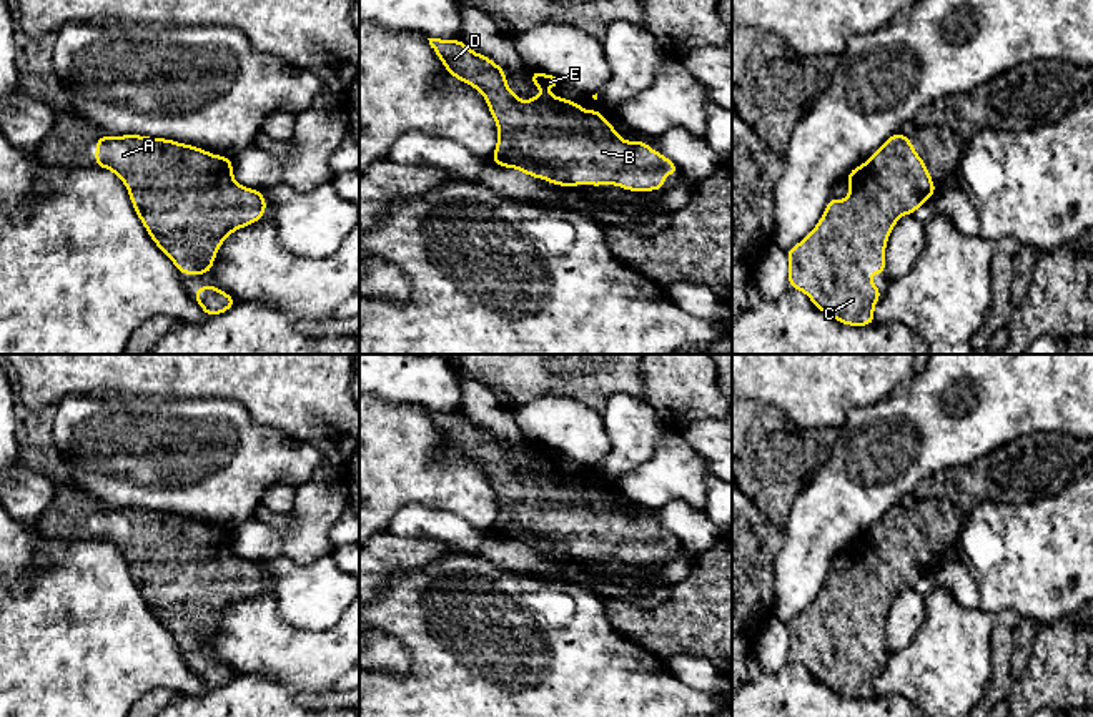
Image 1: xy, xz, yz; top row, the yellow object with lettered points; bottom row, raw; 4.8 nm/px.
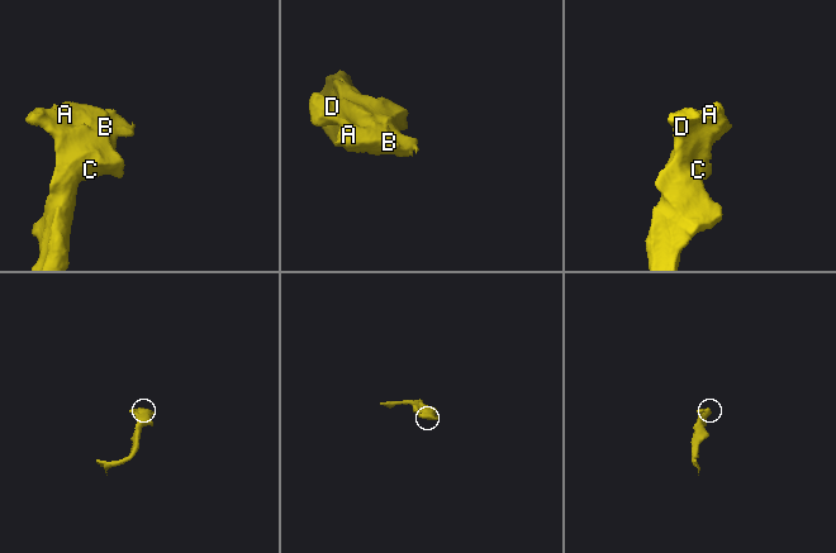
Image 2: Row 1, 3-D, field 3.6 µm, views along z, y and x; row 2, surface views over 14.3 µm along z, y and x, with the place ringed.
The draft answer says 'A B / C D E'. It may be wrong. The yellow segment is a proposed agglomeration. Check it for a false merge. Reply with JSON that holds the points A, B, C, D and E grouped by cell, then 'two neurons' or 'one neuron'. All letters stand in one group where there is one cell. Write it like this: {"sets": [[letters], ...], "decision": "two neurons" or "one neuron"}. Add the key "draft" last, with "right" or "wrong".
{"sets": [["A", "B", "C", "D", "E"]], "decision": "one neuron", "draft": "wrong"}

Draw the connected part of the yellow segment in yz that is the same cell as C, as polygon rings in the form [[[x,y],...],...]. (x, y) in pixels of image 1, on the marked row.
[[[895,131],[863,165],[847,173],[848,203],[830,196],[817,226],[795,246],[789,258],[789,289],[804,291],[817,309],[847,326],[875,324],[873,306],[882,298],[867,273],[885,274],[888,236],[905,215],[915,211],[938,190],[928,166],[915,151],[912,140]]]

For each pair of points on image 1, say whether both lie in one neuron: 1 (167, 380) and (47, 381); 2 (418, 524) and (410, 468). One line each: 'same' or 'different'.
1: same
2: different

